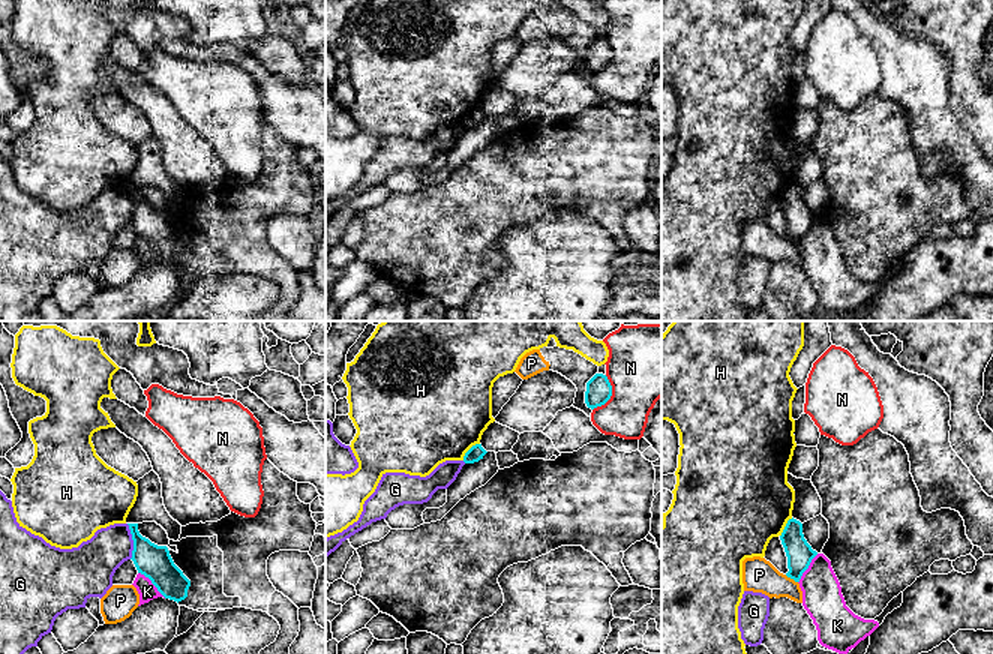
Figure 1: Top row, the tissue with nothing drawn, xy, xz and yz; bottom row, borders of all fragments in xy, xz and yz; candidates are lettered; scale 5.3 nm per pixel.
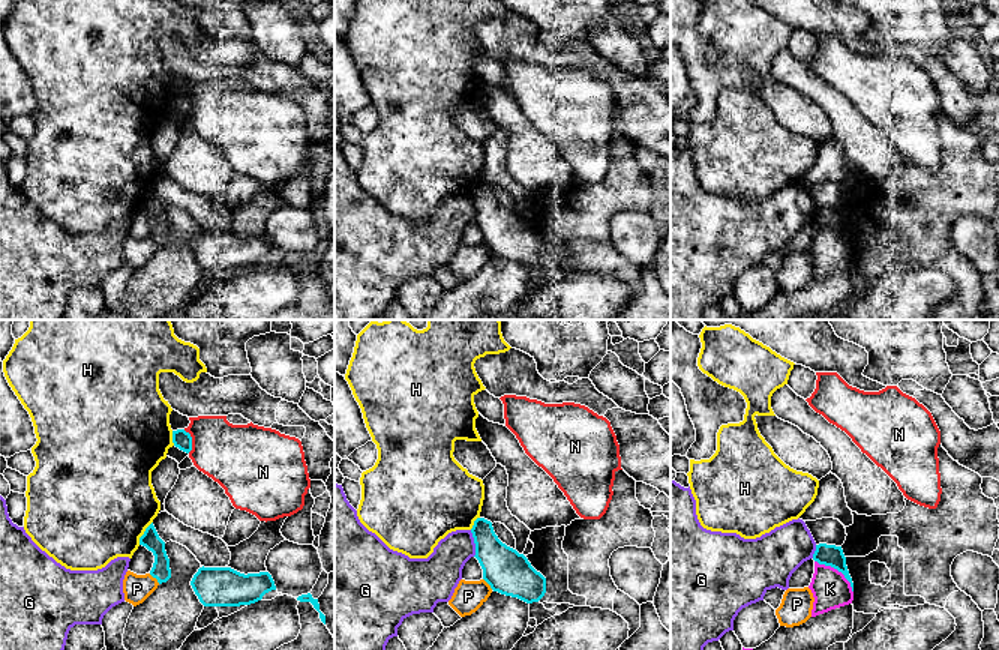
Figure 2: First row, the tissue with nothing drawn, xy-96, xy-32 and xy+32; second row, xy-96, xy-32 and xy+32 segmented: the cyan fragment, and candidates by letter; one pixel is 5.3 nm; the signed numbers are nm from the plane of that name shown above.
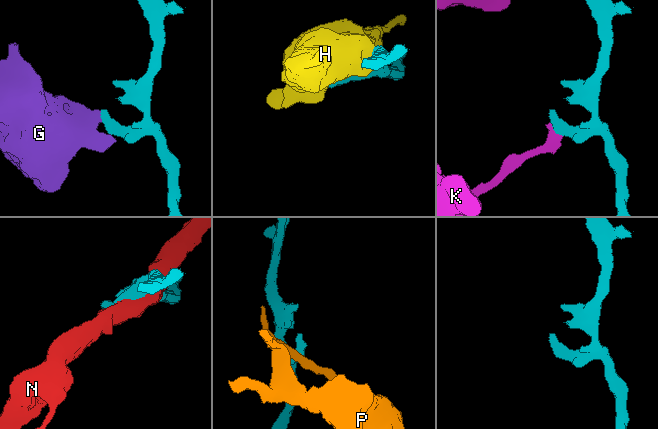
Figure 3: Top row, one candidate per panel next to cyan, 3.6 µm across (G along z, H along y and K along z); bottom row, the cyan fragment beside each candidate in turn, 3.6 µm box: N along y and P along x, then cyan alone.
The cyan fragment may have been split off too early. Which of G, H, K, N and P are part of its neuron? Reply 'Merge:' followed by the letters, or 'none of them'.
Merge: none of them

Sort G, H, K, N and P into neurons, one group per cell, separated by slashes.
G / H / K / N / P

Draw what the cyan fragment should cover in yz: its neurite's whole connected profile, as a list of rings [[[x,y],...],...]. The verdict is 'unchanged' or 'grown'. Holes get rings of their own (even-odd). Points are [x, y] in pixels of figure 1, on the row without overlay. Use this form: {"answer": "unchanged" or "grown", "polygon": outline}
{"answer": "unchanged", "polygon": [[[794,182],[788,184],[780,204],[788,220],[789,236],[786,240],[800,246],[818,216],[804,202],[802,188]]]}

